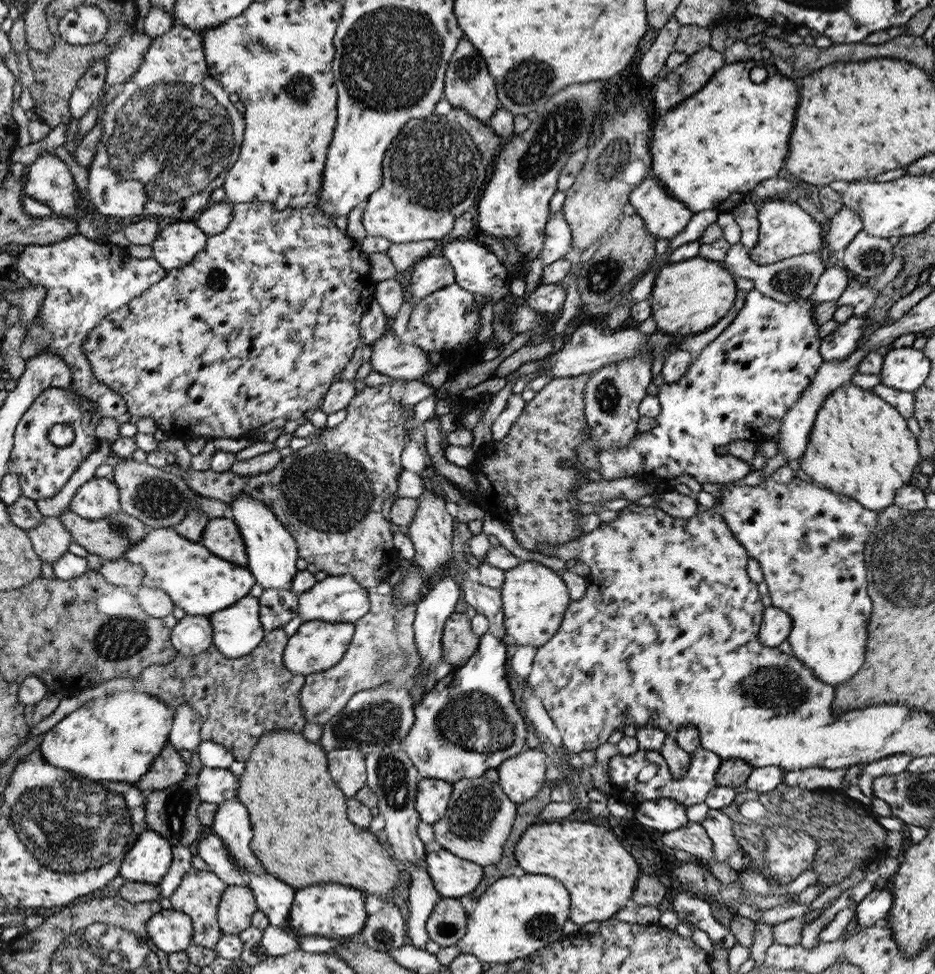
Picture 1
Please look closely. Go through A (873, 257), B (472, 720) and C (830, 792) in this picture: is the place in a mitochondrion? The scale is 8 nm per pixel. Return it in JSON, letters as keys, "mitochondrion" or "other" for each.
{"A":"mitochondrion","B":"mitochondrion","C":"other"}

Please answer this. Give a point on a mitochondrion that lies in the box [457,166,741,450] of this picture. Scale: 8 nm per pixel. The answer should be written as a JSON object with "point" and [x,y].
{"point":[601,277]}

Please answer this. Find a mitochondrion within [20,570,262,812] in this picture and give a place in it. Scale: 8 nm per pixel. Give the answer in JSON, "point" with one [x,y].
{"point":[119,638]}

